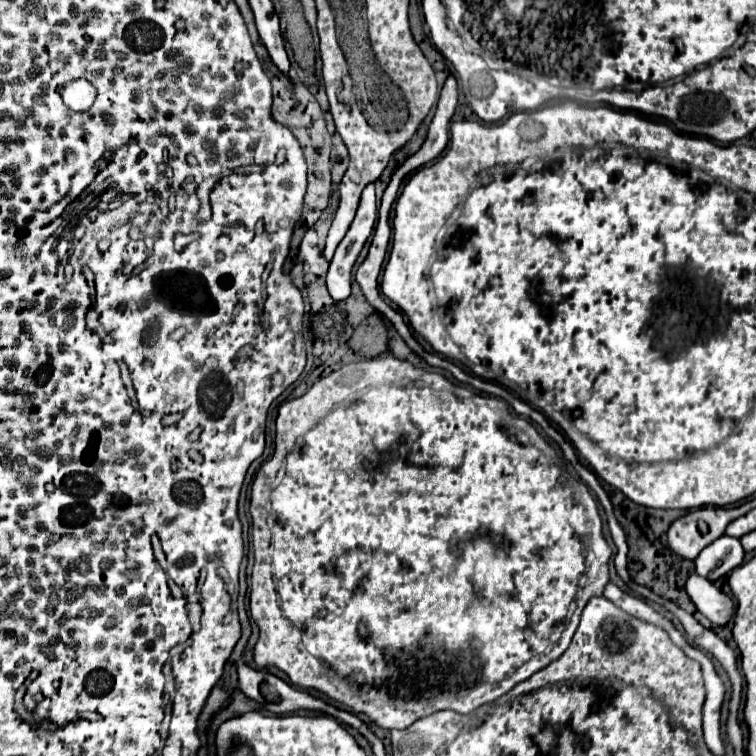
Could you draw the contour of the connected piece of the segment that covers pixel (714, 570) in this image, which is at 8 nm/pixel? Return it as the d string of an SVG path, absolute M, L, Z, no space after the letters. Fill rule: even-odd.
M721 536L697 556L697 560L695 560L697 574L707 576L709 580L715 582L737 566L737 556L739 556L739 564L741 564L743 556L745 556L741 542L731 536ZM705 552L707 552L707 556L703 556Z

